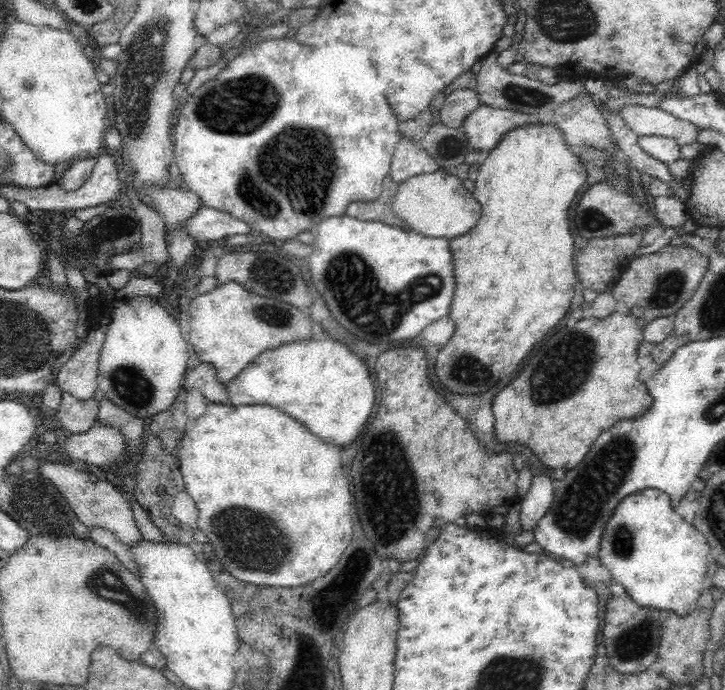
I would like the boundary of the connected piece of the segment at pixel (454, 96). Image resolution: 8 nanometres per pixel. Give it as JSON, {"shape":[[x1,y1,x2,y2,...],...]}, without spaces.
{"shape":[[466,88,452,92,445,98,436,120,450,128,462,127,466,116,480,105,475,89]]}

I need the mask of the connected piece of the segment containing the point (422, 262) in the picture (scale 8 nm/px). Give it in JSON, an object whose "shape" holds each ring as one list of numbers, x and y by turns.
{"shape":[[346,214,325,218,316,225,314,232,315,240,311,244,312,253,309,255,309,269,312,284,318,290,318,294,324,298,331,315,336,318,336,322,346,328,350,334,354,334,354,336,370,342,370,344,384,344,384,342,397,344,416,338,429,324,447,316,452,297,454,296,455,278,452,253,449,249,450,240,446,237,426,237,412,229,404,231,398,227,392,228,392,226,388,226,386,223,362,221]]}

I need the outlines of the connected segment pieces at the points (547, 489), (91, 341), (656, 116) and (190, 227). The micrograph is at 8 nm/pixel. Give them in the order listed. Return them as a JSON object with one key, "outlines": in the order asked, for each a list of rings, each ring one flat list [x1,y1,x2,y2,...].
{"outlines":[[[536,476,527,494,521,497,520,525,522,531,532,531,550,508,554,498,554,484,548,476]],[[106,326,91,328,85,341,64,363,57,375,57,385,78,400,99,397,97,374,99,356,106,334]],[[626,105,618,110,620,117,636,135,673,138,681,147,698,142,700,129,657,107]],[[203,206,184,222,184,231,202,245,218,244,234,234,248,234,250,225,224,211]]]}

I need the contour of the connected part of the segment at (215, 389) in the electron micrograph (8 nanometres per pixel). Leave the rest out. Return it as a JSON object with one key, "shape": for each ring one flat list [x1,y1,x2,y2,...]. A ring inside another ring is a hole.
{"shape":[[199,363,186,372,182,381,184,390,200,391,208,405,229,405,230,396,226,385,218,380,217,370,211,364]]}

